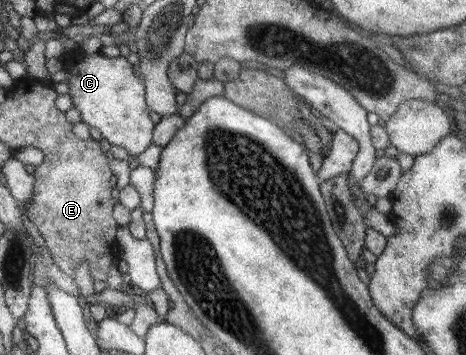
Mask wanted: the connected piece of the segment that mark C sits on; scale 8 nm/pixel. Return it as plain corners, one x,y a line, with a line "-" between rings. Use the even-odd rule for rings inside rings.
77,49
64,51
60,57
62,69
67,71
71,104
79,112
80,122
95,128
109,145
123,148
130,158
152,144
154,124
147,115
144,86
131,68
105,68
107,58
97,54
83,55

